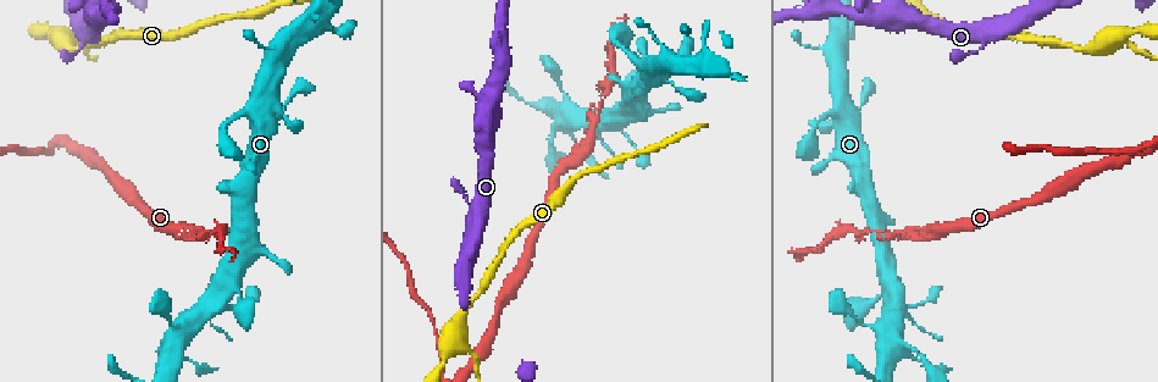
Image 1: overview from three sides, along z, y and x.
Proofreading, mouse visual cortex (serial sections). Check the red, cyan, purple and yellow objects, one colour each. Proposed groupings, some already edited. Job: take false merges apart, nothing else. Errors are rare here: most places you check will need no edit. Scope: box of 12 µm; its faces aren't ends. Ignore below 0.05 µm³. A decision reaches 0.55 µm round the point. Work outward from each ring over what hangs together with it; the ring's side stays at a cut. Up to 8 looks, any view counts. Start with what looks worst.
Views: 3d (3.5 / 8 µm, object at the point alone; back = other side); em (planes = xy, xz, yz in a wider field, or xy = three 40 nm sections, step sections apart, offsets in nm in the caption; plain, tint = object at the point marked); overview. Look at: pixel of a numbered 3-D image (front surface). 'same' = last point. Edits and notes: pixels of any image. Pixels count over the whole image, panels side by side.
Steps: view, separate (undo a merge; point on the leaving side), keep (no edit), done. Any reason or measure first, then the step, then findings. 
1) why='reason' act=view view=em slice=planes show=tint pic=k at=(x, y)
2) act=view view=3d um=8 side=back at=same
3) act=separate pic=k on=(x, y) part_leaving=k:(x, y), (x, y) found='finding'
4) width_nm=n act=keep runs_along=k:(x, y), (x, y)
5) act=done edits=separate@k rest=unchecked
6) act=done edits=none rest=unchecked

why='thick turns thin' act=view view=3d um=3.5 pic=1 at=(599, 105)

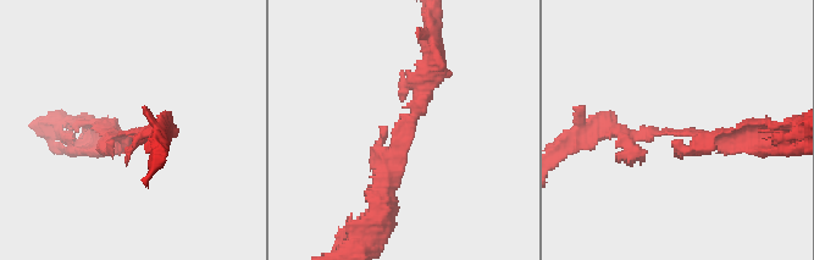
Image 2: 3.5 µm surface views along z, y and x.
act=view view=em slice=planes show=plain pic=2 at=(406, 130)

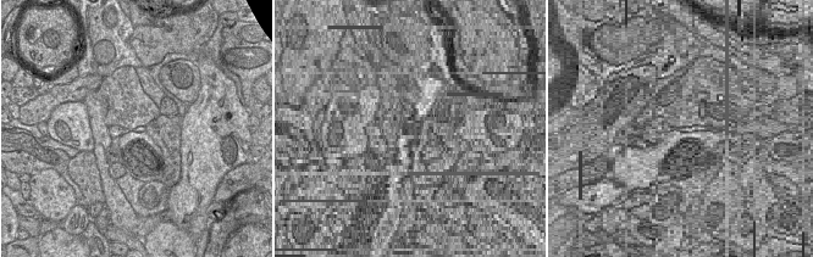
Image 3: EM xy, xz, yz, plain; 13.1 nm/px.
why='where the object lies' act=view view=em slice=planes show=tint at=same

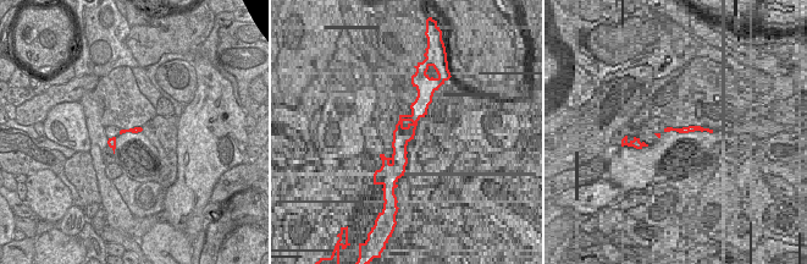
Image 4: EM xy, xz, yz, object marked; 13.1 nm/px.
act=keep runs_along=2:(388, 205), (396, 149), (433, 57) found='all the same cell'

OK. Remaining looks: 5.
why='three-way junction' act=view view=3d um=3.5 pic=1 at=(883, 21)

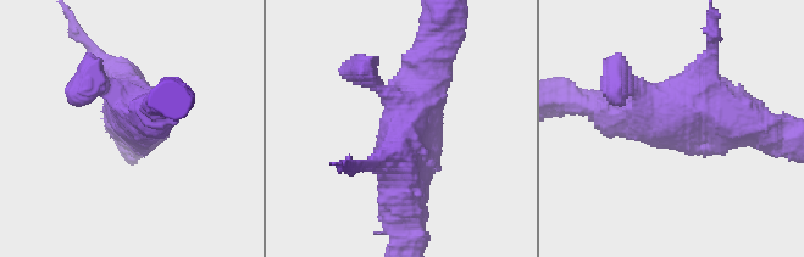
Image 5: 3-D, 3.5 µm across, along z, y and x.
arms=3 arm_widths_nm=200,500,600 act=view view=em slice=xy step=1 show=tint pic=5 at=(673, 119)

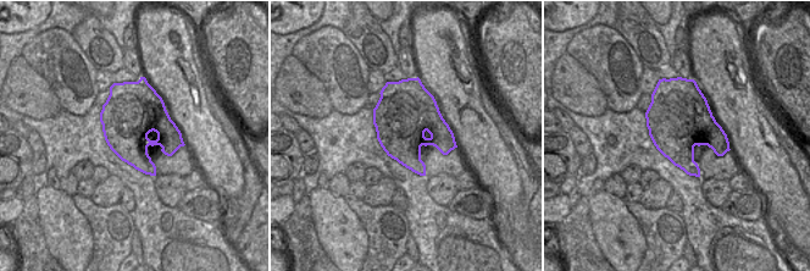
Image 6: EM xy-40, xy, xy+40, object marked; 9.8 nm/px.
width_nm=650 act=keep runs_along=5:(742, 119), (680, 105), (680, 150) found='all the same cell'

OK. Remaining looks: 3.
act=view view=3d um=3.5 pic=1 at=(1117, 46)

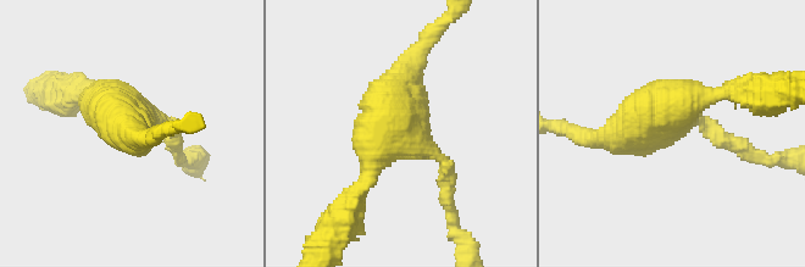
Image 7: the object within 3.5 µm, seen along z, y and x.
act=view view=em slice=xy step=3 show=tint pic=7 at=(411, 138)

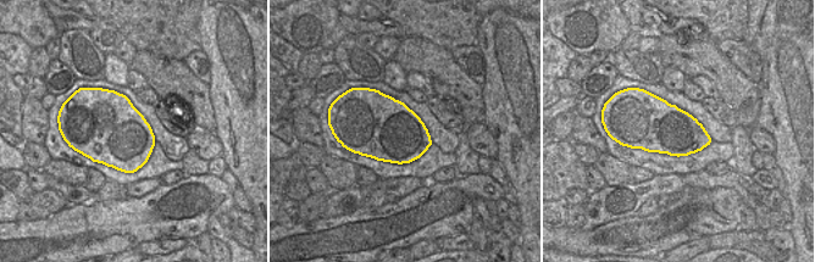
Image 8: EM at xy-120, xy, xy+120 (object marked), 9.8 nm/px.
act=keep runs_along=7:(416, 55), (359, 189) found='all the same cell'

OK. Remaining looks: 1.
act=done edits=none rest=unchecked

